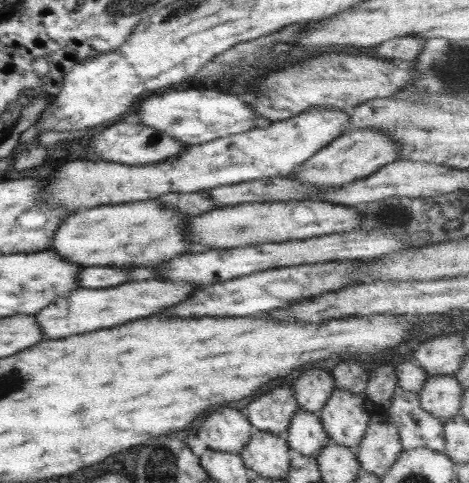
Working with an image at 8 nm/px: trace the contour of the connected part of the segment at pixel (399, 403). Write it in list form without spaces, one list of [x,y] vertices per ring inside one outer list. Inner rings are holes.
[[[396,385],[388,412],[392,424],[399,432],[403,450],[423,446],[436,452],[445,452],[443,423],[421,408],[418,393]]]

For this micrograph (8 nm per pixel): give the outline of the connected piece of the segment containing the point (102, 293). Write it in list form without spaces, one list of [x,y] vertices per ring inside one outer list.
[[[158,279],[127,282],[110,290],[88,290],[88,288],[78,287],[78,290],[73,290],[68,296],[57,298],[54,304],[45,306],[42,312],[36,314],[36,322],[40,324],[43,339],[66,338],[70,334],[110,328],[110,326],[118,326],[136,318],[152,316],[152,314],[157,316],[163,310],[191,298],[197,287],[200,286],[186,281],[160,281]]]

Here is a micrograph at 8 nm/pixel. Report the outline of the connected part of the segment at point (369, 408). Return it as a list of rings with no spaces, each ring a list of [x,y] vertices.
[[[335,386],[318,416],[330,439],[336,444],[356,448],[368,428],[371,414],[377,410],[365,393],[352,393]]]

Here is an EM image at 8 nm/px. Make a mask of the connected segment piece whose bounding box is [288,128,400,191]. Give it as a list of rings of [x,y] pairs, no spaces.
[[[356,129],[350,134],[340,135],[332,140],[326,147],[295,168],[288,177],[319,191],[339,189],[349,182],[359,181],[378,172],[383,166],[396,161],[399,154],[400,148],[380,129]]]

